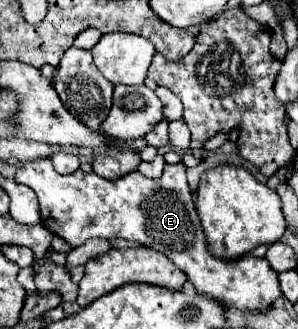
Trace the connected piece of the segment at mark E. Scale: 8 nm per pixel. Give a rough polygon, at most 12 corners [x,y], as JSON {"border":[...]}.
{"border":[[50,159],[18,169],[72,247],[136,241],[198,293],[266,311],[278,273],[210,253],[182,163],[110,181]]}

